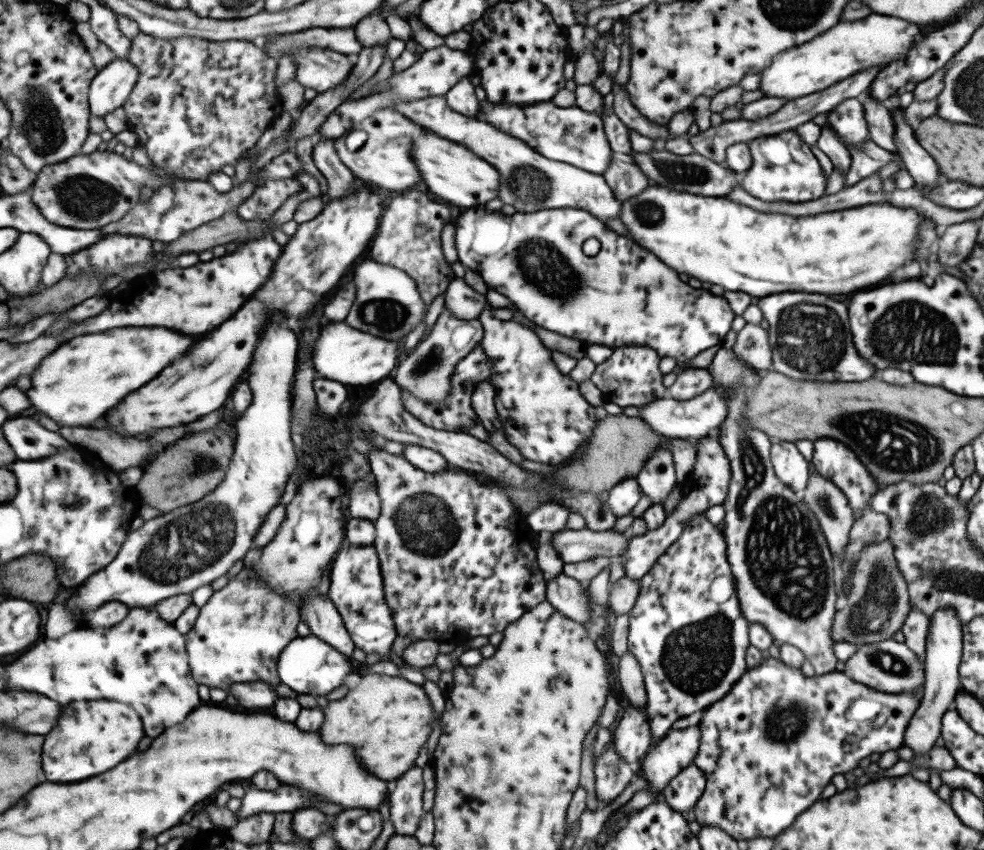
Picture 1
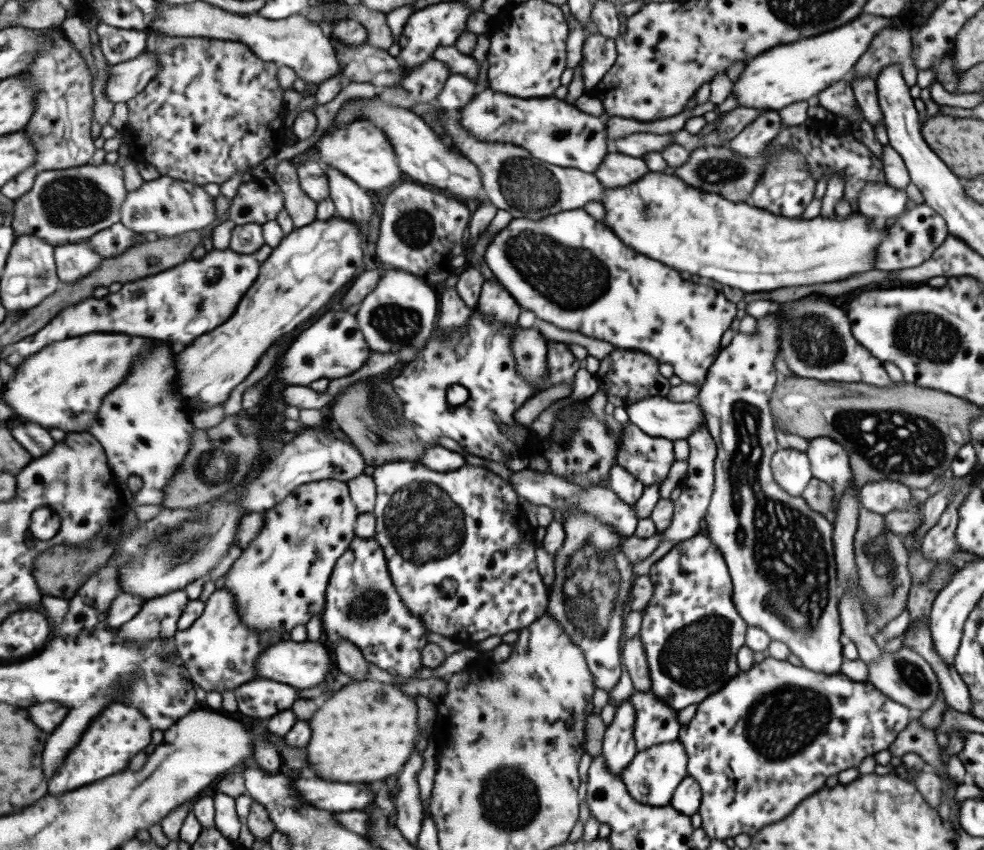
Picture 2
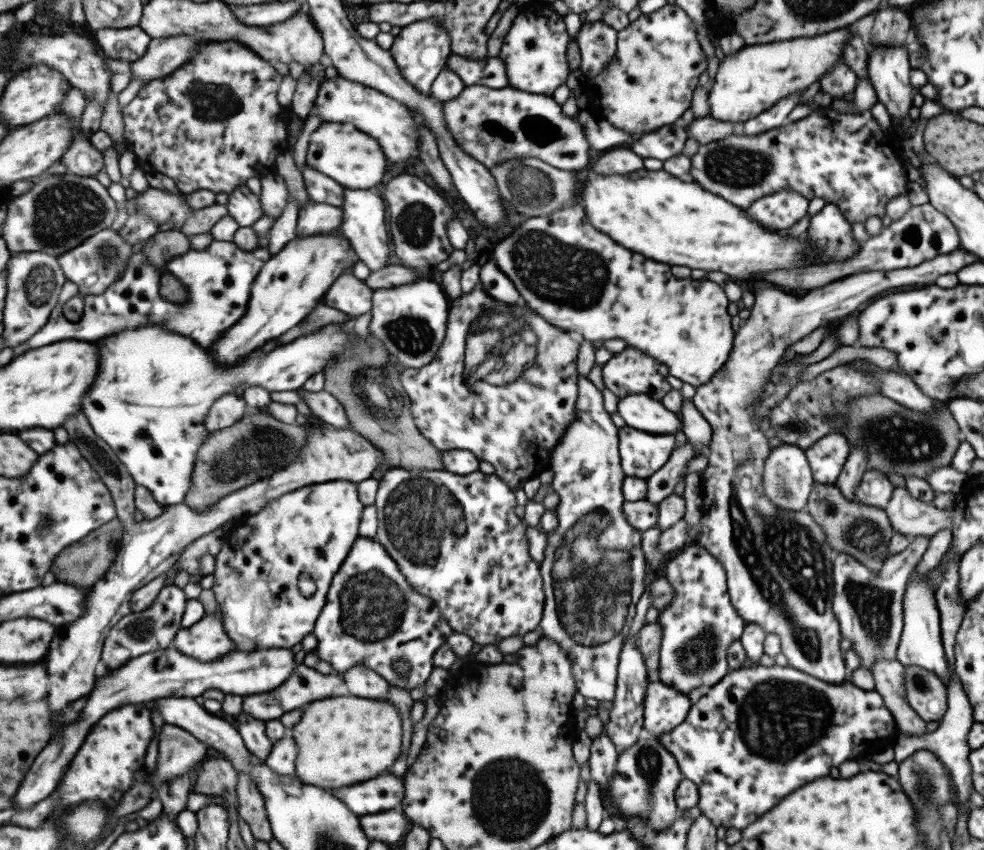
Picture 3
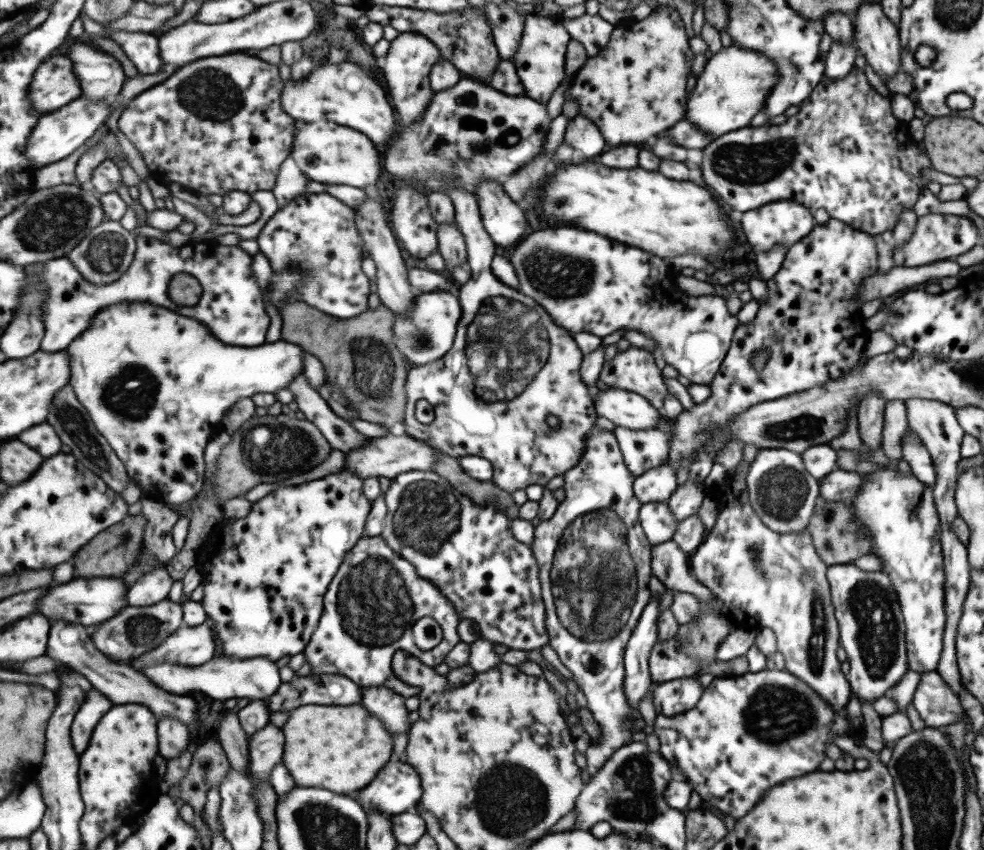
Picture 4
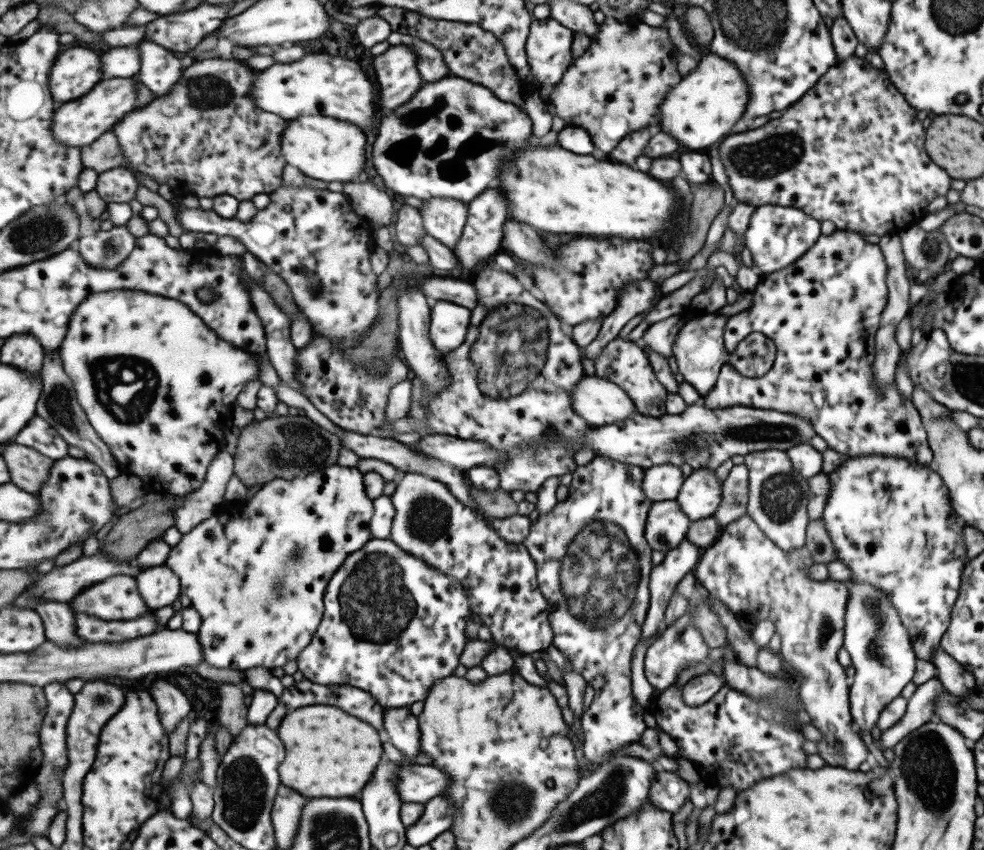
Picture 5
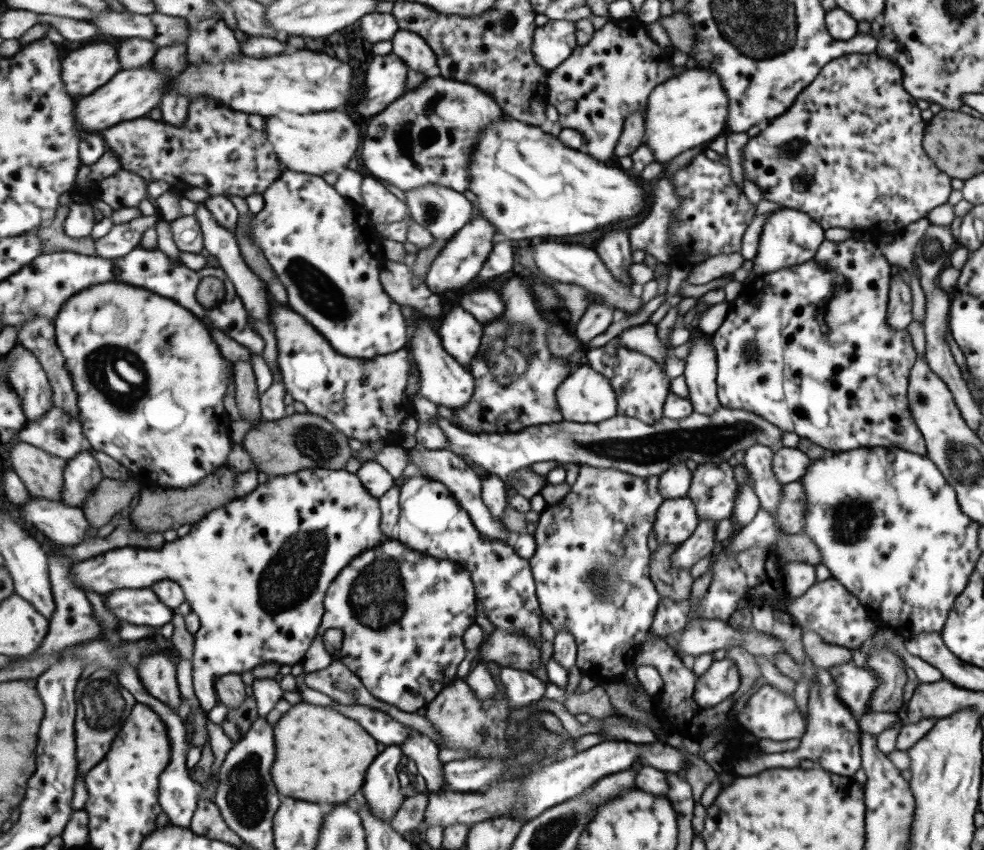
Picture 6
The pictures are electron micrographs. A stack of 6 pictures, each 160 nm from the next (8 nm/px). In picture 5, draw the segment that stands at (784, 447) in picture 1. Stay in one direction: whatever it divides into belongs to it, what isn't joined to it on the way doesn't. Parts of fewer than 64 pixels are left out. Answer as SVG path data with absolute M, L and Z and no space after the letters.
M767 449L747 453L743 464L748 470L746 514L782 551L792 551L804 544L810 521L807 512L809 488L806 478L793 468L784 450Z

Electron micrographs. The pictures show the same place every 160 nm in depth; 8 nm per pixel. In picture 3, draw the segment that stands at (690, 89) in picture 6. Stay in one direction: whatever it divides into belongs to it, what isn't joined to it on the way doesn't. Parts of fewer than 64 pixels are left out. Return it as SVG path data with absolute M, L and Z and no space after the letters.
M843 27L819 36L742 46L733 55L725 55L718 64L713 84L707 93L711 118L727 122L745 122L767 110L777 100L802 92L842 60L842 48L851 28Z

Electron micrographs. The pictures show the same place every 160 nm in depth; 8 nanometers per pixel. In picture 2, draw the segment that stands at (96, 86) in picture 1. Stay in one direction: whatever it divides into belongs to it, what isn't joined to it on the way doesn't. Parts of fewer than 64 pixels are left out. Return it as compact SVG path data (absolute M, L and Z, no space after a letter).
M145 52L137 58L110 66L110 77L106 84L106 95L115 104L128 103L158 75L158 56L154 52Z

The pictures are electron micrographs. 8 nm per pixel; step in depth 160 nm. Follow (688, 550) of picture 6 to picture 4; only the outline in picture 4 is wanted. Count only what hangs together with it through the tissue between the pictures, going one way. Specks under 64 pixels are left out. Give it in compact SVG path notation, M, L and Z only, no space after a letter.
M650 597L625 643L623 693L633 709L637 709L637 704L653 683L648 671L648 658L651 647L657 641L657 605L658 597Z

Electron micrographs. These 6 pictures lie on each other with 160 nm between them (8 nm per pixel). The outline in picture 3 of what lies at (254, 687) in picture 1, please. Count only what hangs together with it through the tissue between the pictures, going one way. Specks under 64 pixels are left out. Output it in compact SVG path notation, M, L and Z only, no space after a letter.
M301 663L291 675L291 678L273 692L263 692L263 694L253 694L253 696L245 697L243 712L247 712L247 715L260 720L275 720L275 718L281 718L285 712L291 712L291 710L301 708L301 706L305 706L309 702L315 702L315 700L325 700L331 694L337 696L343 690L345 690L345 680L341 674L321 674L313 667L309 668L309 666Z

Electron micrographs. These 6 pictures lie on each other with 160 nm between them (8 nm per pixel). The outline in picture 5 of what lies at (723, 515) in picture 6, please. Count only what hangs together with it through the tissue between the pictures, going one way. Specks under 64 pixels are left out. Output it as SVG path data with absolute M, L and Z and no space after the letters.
M701 468L692 470L683 479L674 501L690 521L696 521L711 517L721 498L722 486L716 479L714 471Z

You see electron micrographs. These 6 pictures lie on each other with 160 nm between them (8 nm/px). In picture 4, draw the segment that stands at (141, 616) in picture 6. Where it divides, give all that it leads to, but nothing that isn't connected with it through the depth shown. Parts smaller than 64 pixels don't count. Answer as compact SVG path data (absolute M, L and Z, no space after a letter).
M89 577L71 578L67 583L57 585L44 594L40 600L40 609L43 616L51 620L66 620L77 622L85 626L104 623L106 620L117 616L123 609L126 609L128 599L128 586L122 577Z

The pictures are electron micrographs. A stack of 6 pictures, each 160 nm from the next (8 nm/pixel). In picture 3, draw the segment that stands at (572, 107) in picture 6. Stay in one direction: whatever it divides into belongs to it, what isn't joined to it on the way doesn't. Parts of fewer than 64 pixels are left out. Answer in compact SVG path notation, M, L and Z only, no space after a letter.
M665 3L652 14L637 16L636 21L616 31L616 52L612 60L599 74L585 78L583 88L589 96L588 108L615 128L635 136L677 122L681 114L690 108L691 94L695 90L699 75L705 69L706 50L698 41L696 26L675 4Z

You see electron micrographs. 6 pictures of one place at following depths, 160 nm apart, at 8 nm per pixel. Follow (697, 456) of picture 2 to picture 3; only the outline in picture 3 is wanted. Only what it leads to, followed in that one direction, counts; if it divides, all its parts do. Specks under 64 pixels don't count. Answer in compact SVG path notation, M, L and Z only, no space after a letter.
M683 399L678 414L683 424L681 430L684 432L686 440L691 442L691 446L694 446L696 456L701 456L705 448L708 448L712 435L709 423L693 406L692 402L689 403Z

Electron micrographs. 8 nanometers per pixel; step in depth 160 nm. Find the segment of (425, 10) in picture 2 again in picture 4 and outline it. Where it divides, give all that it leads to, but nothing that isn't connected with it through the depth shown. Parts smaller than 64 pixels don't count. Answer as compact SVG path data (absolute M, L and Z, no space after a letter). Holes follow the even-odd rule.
M416 32L401 33L391 44L391 52L387 53L382 69L384 85L402 124L412 124L420 120L434 93L428 83L428 74L440 59L440 52L431 41ZM455 179L445 181L440 191L449 197L453 206L455 227L465 242L470 276L465 284L459 286L457 297L462 316L458 320L450 351L433 363L413 365L407 372L407 434L452 457L473 455L484 458L492 466L489 481L509 494L532 484L543 487L551 477L563 474L579 460L584 449L584 436L594 425L594 406L578 371L583 354L572 334L553 324L551 317L535 302L531 302L531 298L503 286L497 278L493 278L489 262L495 256L497 246L483 230L474 194L464 191ZM419 400L426 400L433 410L433 420L428 424L421 424L415 418L415 404ZM547 416L556 416L558 425L549 427L545 423Z

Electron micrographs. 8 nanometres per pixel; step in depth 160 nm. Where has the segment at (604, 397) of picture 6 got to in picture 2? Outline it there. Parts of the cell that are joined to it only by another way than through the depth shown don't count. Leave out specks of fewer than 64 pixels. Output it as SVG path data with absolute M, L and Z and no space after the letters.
M650 396L645 397L625 408L628 422L633 423L643 434L653 438L666 438L667 440L687 440L688 436L704 426L704 412L700 404L695 400L689 402L671 402L665 397Z

